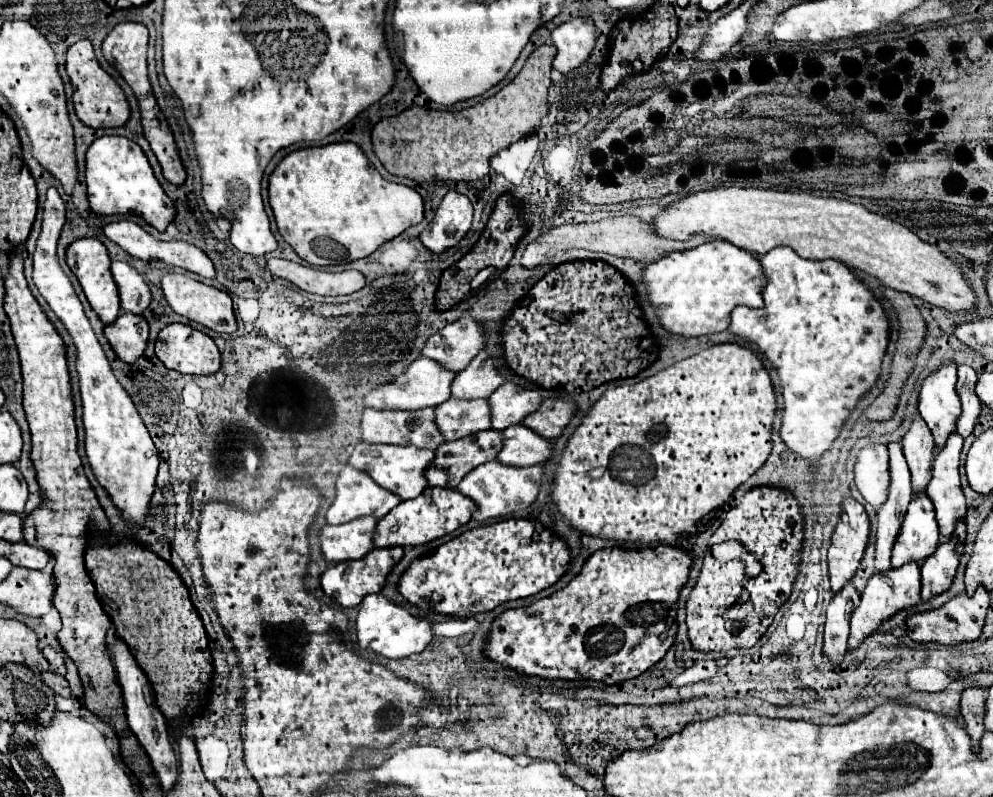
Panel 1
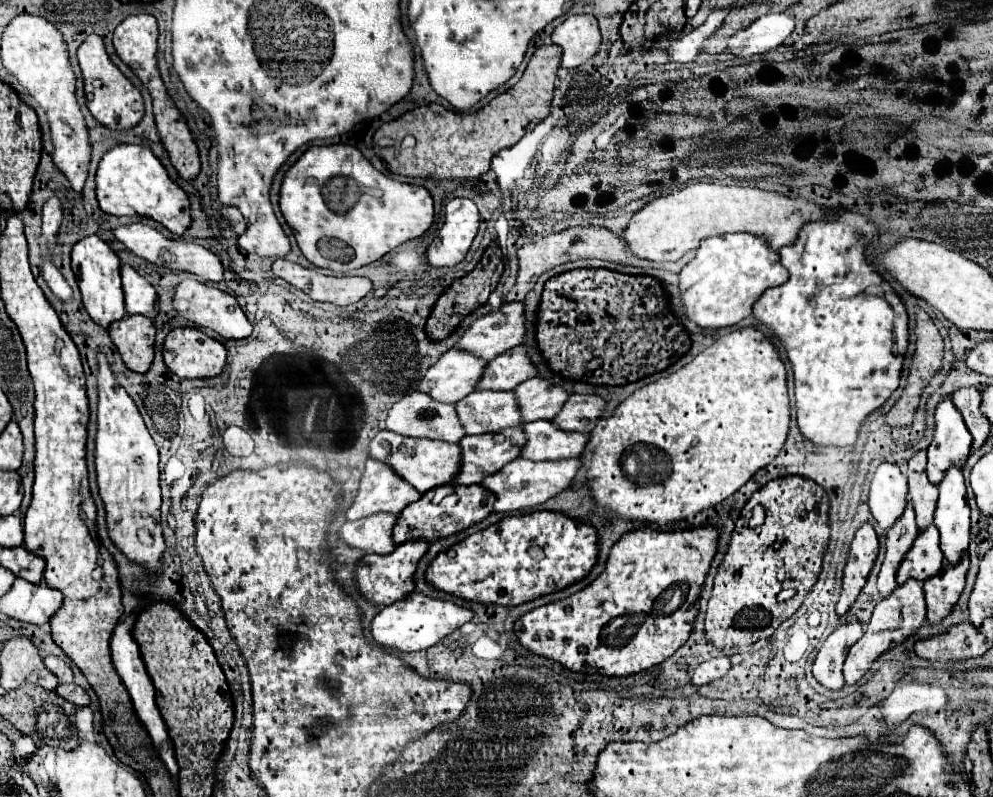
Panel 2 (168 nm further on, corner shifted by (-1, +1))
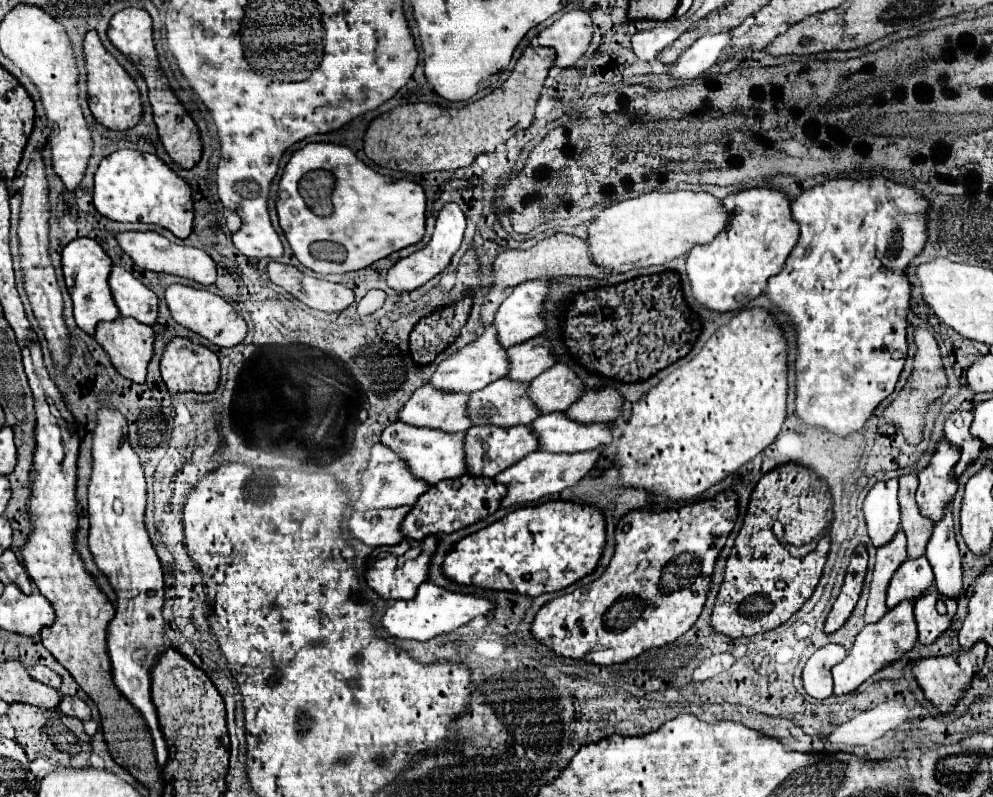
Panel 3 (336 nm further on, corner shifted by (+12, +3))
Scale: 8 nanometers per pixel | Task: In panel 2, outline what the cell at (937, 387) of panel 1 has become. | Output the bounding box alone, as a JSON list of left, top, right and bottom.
[927,397,971,485]

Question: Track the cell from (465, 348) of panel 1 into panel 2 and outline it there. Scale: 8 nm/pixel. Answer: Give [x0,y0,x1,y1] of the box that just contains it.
[459,303,525,359]

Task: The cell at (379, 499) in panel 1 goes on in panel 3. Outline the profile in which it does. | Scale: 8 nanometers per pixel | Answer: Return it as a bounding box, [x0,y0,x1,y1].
[354,443,430,511]

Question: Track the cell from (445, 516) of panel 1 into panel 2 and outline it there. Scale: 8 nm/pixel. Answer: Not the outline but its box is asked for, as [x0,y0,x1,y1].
[393,485,495,545]

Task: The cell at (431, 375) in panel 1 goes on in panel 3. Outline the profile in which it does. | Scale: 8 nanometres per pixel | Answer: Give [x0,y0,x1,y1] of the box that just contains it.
[428,325,508,393]

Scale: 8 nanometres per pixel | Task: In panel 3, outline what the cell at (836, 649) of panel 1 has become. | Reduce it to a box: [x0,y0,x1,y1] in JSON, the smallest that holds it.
[802,643,846,699]

